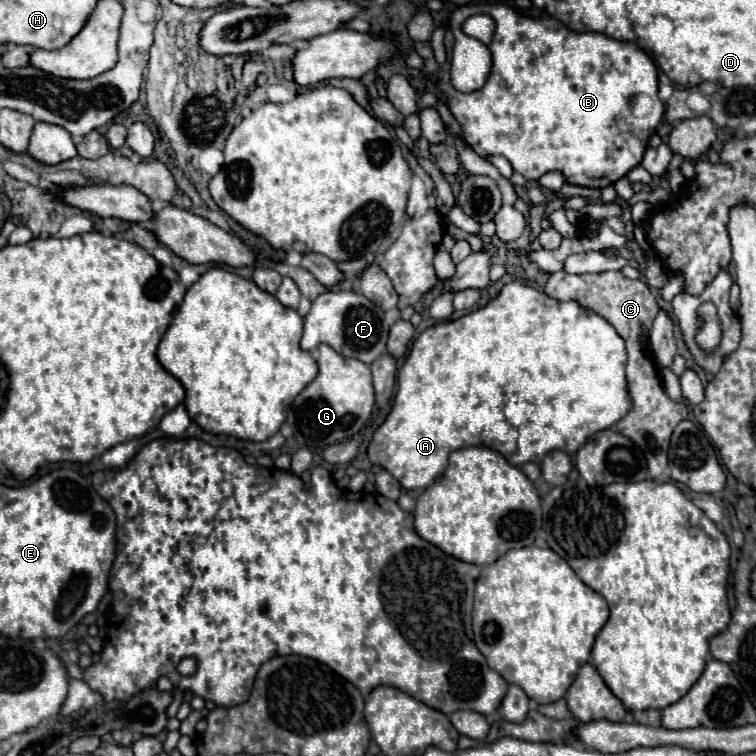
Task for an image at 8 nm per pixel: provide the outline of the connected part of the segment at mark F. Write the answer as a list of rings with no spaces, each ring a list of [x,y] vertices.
[[[324,292],[320,294],[304,318],[304,336],[300,340],[302,350],[314,350],[318,344],[328,344],[344,358],[358,358],[364,364],[372,364],[384,350],[388,340],[388,324],[384,312],[358,292]]]

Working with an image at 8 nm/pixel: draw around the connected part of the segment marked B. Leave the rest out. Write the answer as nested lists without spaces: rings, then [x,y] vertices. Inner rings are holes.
[[[482,2],[478,4],[478,12],[490,14],[496,20],[496,32],[488,46],[492,54],[492,72],[480,90],[470,94],[454,90],[450,82],[450,56],[454,44],[450,34],[444,40],[448,58],[442,66],[434,60],[430,42],[414,42],[416,52],[424,60],[422,72],[448,96],[448,110],[462,126],[462,136],[476,154],[502,154],[512,164],[514,172],[522,174],[528,182],[538,180],[546,172],[560,172],[568,184],[598,190],[614,184],[640,164],[646,140],[654,134],[664,116],[664,104],[658,98],[656,66],[644,50],[632,42],[618,42],[594,32],[578,34],[564,28],[564,24],[552,16],[532,18],[518,14],[506,4]],[[638,94],[646,94],[654,100],[652,112],[644,118],[634,118],[630,110],[630,98]]]

